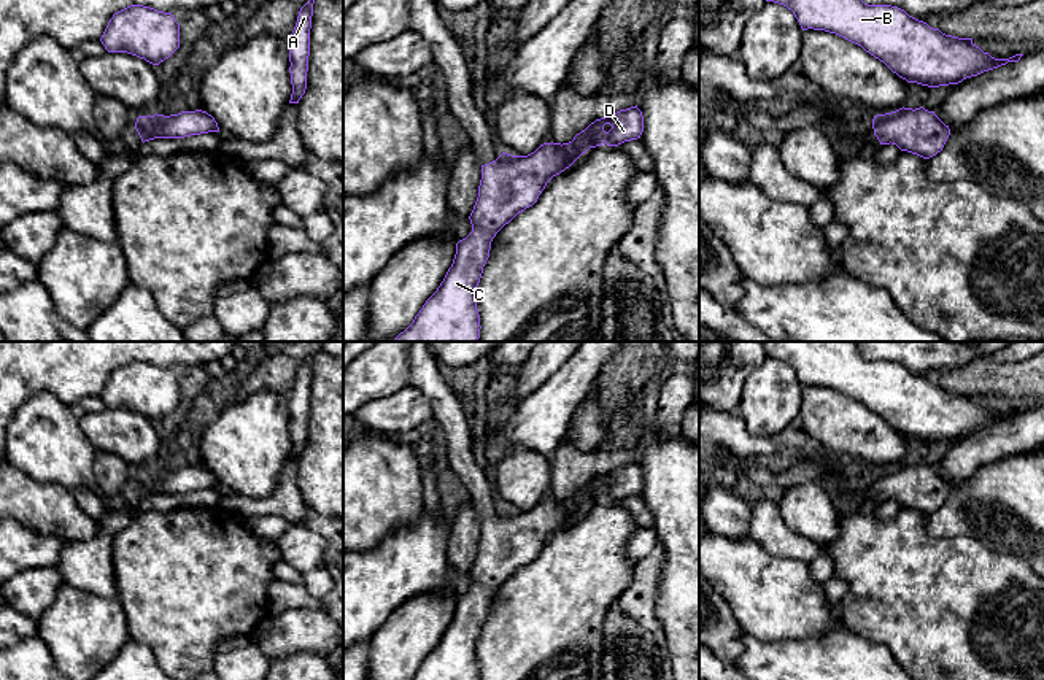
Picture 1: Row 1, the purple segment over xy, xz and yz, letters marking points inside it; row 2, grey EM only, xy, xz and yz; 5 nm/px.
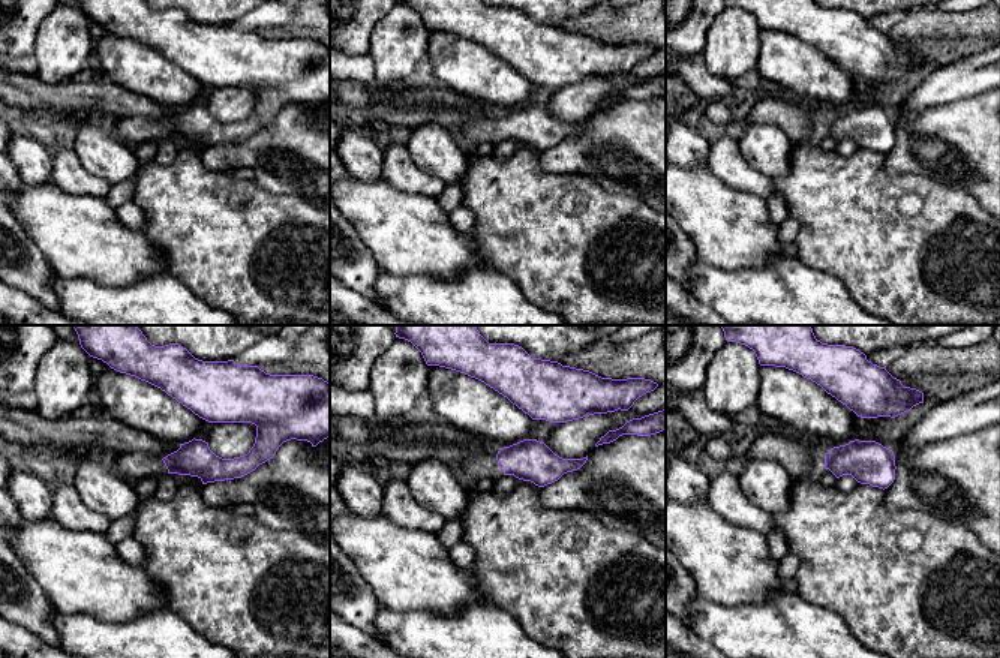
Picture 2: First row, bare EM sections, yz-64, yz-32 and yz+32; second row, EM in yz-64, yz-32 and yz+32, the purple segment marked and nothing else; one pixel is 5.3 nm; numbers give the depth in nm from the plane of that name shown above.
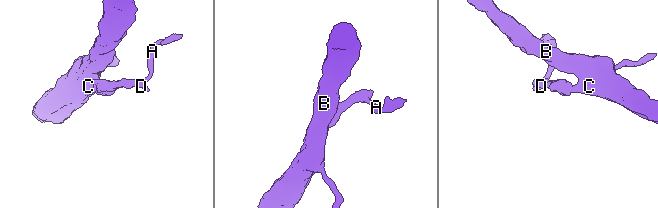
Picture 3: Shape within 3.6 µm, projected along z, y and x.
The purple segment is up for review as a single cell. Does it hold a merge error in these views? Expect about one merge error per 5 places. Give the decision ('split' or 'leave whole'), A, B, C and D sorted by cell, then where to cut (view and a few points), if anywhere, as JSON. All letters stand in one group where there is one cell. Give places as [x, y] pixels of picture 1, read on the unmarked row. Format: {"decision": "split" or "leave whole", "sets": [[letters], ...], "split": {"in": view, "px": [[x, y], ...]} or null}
{"decision": "leave whole", "sets": [["A", "B", "C", "D"]], "split": null}

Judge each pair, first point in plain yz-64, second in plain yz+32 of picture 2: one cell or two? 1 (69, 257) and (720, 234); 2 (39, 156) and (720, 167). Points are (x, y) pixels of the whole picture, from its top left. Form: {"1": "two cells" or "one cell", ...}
{"1": "one cell", "2": "two cells"}

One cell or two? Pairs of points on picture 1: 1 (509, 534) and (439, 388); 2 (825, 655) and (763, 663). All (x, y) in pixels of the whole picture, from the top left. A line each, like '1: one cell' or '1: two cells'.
1: one cell
2: one cell

